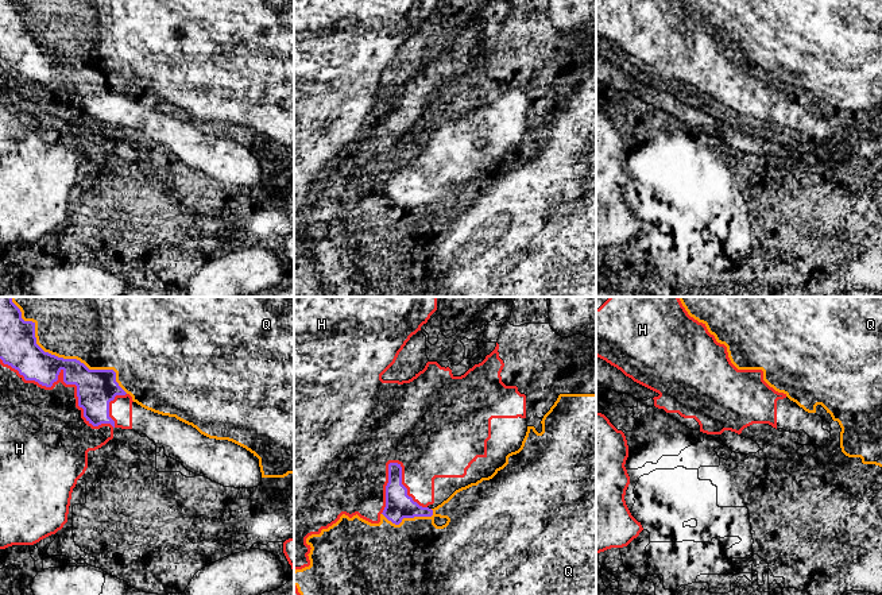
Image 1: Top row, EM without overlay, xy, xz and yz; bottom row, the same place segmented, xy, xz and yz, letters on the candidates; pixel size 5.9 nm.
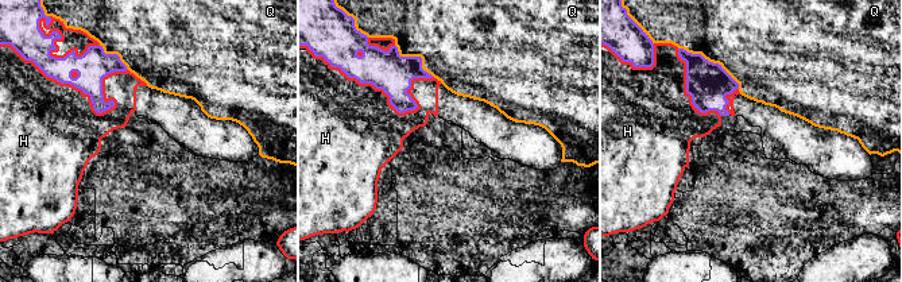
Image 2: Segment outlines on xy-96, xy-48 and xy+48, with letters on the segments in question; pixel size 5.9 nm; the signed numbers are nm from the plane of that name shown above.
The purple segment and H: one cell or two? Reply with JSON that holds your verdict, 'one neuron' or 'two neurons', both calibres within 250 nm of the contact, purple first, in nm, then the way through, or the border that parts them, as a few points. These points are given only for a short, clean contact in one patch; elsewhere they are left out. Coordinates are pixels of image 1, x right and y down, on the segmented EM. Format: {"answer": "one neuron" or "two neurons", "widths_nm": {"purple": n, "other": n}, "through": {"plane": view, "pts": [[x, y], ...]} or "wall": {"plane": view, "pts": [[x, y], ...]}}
{"answer": "two neurons", "widths_nm": {"purple": 220, "other": 380}}

